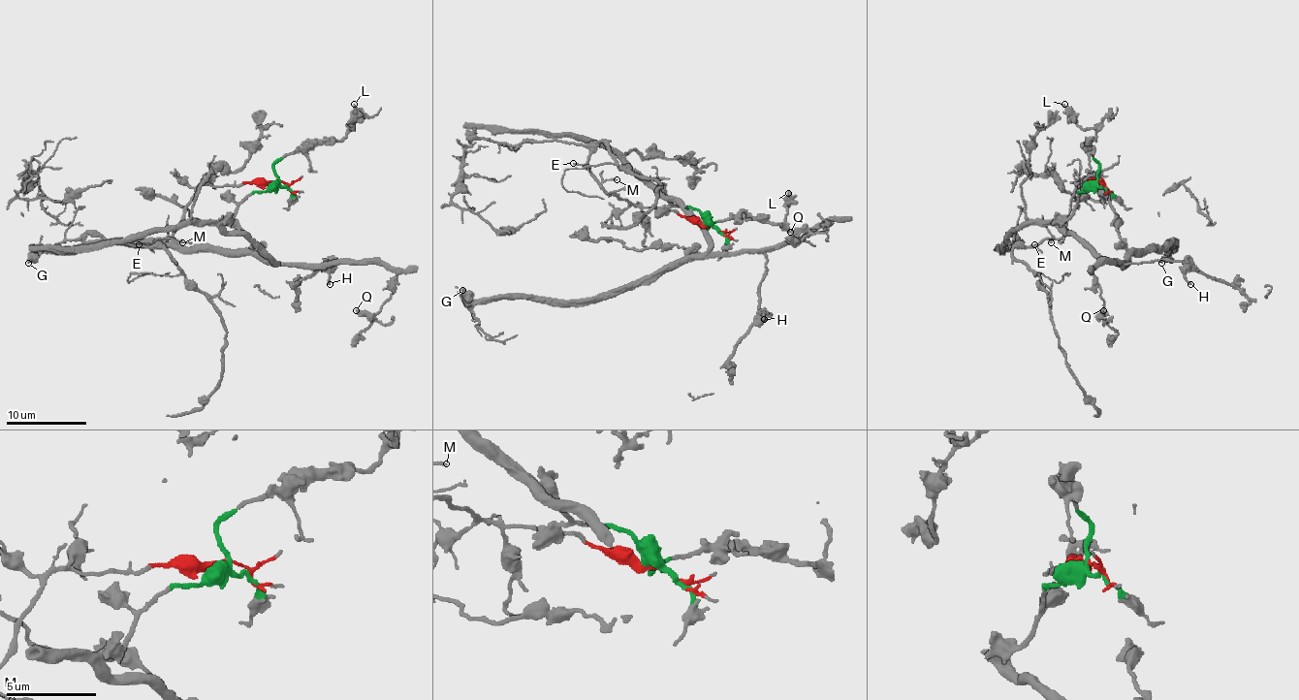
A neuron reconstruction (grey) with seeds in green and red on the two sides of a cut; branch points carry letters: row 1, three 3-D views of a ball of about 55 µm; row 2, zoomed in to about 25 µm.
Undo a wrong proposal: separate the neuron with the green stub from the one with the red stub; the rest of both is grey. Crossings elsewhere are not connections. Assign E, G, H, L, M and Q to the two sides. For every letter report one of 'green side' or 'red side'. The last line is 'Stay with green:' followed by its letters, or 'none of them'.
E: red side
G: green side
H: green side
L: green side
M: red side
Q: green side
Stay with green: G, H, L, Q

